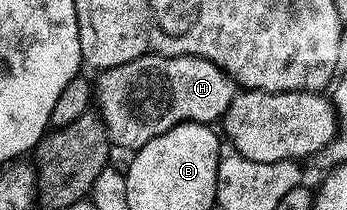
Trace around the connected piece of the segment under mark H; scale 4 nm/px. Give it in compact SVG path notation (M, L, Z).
M144 55L127 63L127 69L125 63L118 67L106 67L98 74L101 76L95 79L95 107L105 122L109 137L115 137L118 148L136 149L147 145L147 141L143 141L141 129L137 129L137 125L129 117L125 117L125 75L129 83L131 75L139 75L143 73L143 69L167 75L173 89L173 117L177 117L179 122L181 117L191 117L191 123L210 125L216 124L216 119L217 122L224 120L227 109L239 90L231 76L219 65L194 55Z

